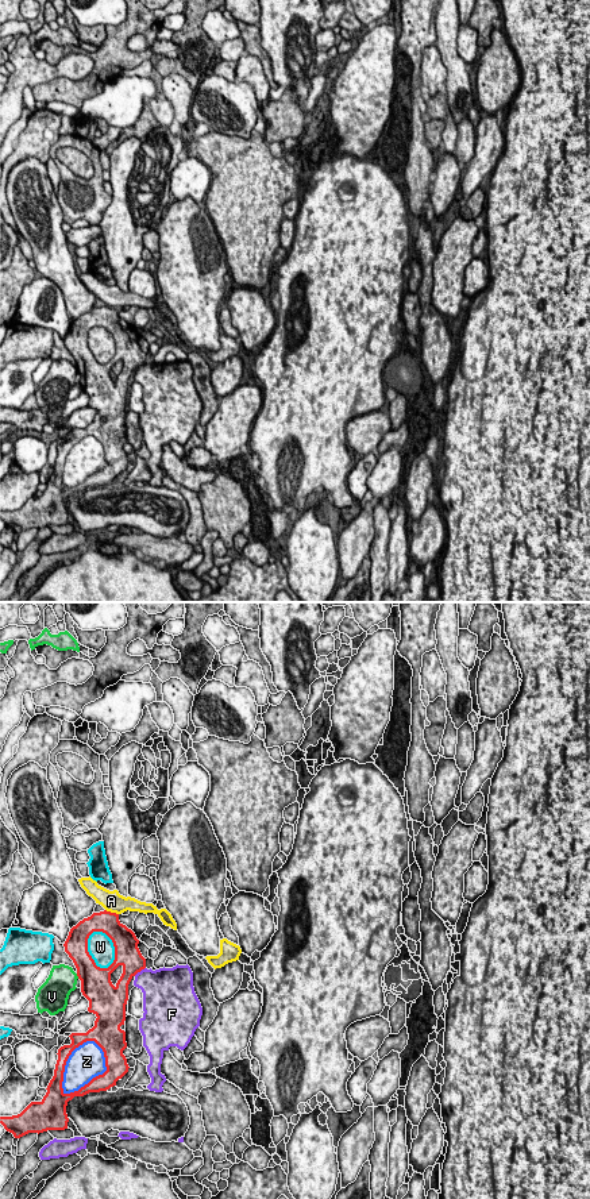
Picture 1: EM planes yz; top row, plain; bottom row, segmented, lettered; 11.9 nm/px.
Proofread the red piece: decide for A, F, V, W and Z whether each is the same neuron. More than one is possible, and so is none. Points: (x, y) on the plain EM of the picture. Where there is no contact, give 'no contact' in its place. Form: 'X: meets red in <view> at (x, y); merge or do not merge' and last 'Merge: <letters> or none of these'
A: meets red in yz at (112, 308); do not merge
F: meets red in yz at (139, 366); do not merge
V: meets red in yz at (77, 370); do not merge
W: meets red in yz at (88, 349); do not merge
Z: meets red in yz at (65, 458); do not merge
Merge: none of these

